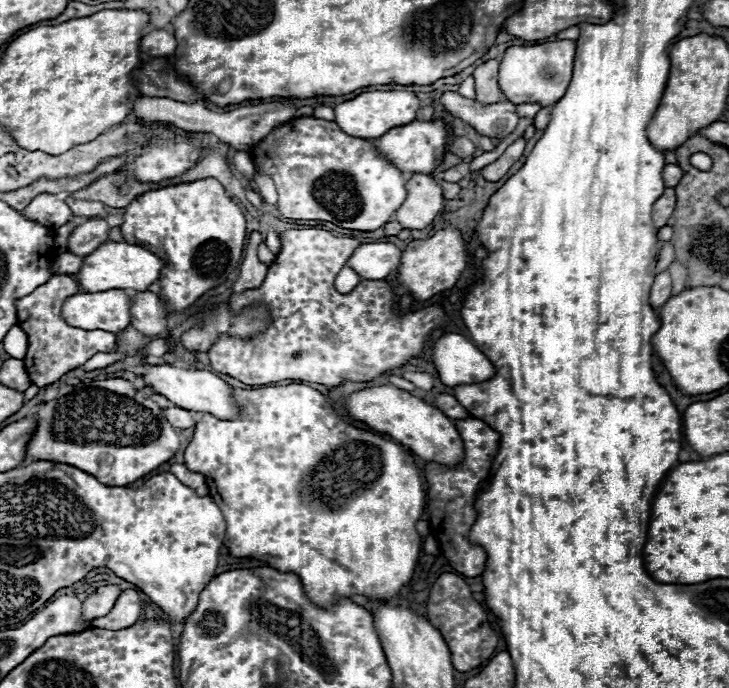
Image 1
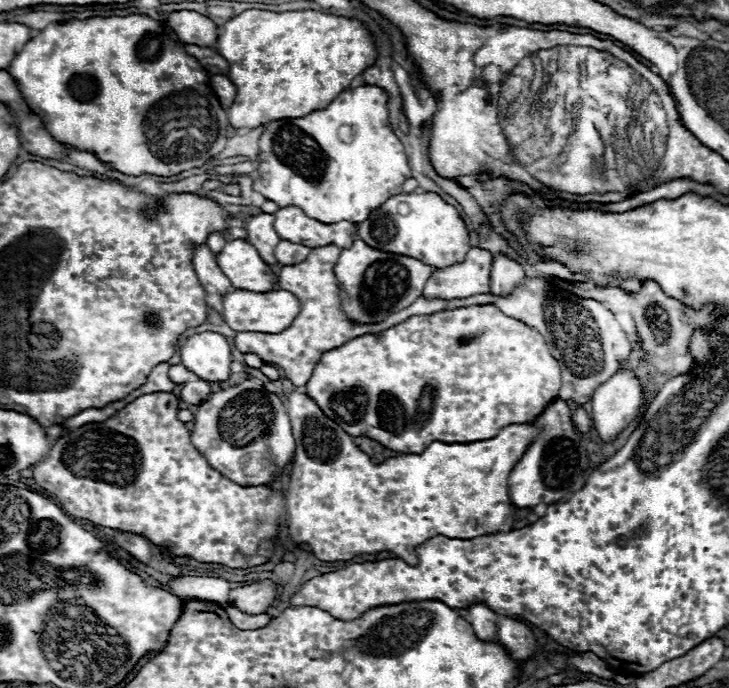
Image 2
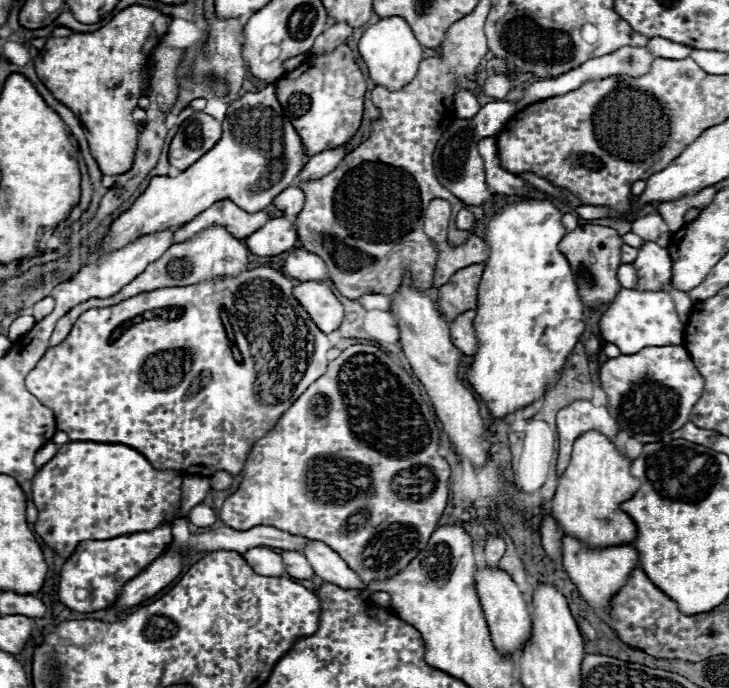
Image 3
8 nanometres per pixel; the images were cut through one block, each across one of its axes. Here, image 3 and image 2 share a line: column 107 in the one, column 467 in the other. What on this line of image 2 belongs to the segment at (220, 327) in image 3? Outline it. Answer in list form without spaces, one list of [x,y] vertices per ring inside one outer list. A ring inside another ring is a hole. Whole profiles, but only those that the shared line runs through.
[[[498,310],[498,330],[490,330],[490,332],[484,332],[480,336],[474,336],[474,334],[468,334],[468,336],[460,336],[460,334],[454,334],[452,338],[450,336],[442,336],[438,332],[430,332],[430,334],[422,334],[418,340],[416,340],[416,318],[410,318],[412,322],[408,322],[408,326],[394,326],[386,332],[382,332],[380,336],[374,336],[374,334],[366,334],[366,336],[360,336],[356,340],[350,340],[348,344],[340,346],[340,348],[334,348],[330,352],[326,352],[320,362],[316,364],[310,380],[306,382],[306,394],[308,398],[312,398],[318,408],[328,416],[332,418],[346,434],[350,436],[368,436],[376,442],[380,442],[382,446],[394,450],[394,452],[402,452],[402,454],[420,454],[430,442],[438,440],[438,442],[476,442],[476,440],[488,440],[488,438],[494,438],[504,426],[510,426],[510,424],[526,424],[526,422],[534,422],[538,418],[538,414],[542,414],[550,402],[554,402],[558,398],[558,390],[560,390],[560,366],[558,366],[558,360],[550,354],[550,348],[546,346],[544,338],[534,330],[534,328],[528,328],[526,324],[522,324],[520,320],[512,320],[508,316],[504,316],[500,310]]]

